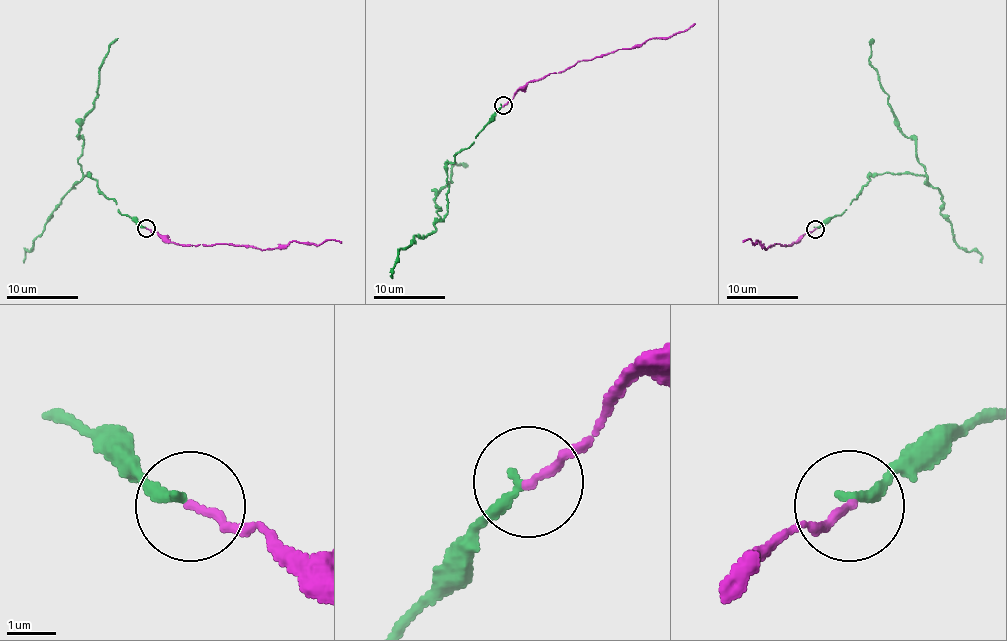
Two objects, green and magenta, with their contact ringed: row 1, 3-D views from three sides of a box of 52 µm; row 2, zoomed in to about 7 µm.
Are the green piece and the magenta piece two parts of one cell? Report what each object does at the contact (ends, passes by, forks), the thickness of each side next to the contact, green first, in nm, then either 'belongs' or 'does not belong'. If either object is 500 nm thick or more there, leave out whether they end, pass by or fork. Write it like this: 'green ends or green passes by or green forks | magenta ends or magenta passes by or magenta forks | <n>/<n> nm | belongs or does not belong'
green ends | magenta ends | 220/160 nm | belongs

